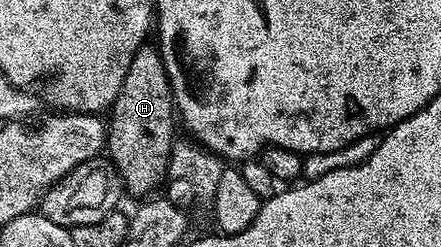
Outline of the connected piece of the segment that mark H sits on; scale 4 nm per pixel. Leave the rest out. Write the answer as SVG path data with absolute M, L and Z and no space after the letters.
M145 42L133 54L133 62L129 62L129 74L125 74L125 82L121 82L121 94L117 94L114 104L109 109L109 127L107 130L106 155L119 171L126 195L147 198L166 177L171 162L171 145L176 139L177 109L171 94L171 83L163 65L163 59L154 43Z

